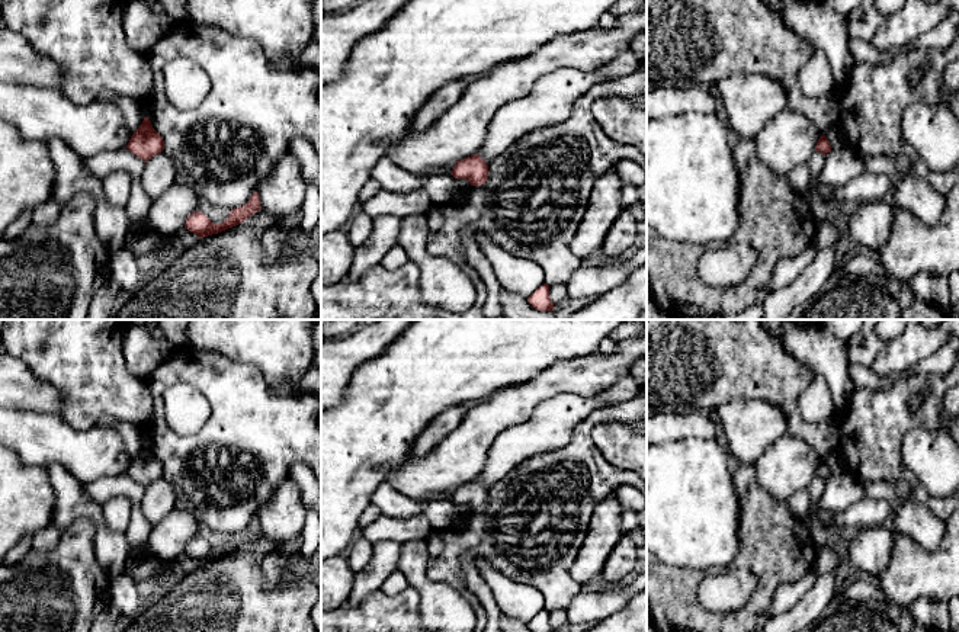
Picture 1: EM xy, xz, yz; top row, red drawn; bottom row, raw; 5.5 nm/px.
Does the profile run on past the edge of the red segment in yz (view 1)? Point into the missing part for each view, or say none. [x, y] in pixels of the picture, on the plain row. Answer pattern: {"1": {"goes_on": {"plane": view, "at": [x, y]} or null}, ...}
{"1": {"goes_on": null}}

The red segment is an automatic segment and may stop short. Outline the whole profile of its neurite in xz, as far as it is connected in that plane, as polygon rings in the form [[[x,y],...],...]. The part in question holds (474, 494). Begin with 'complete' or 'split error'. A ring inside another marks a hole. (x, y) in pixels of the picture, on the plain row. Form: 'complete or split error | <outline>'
complete | [[[474,479],[468,484],[456,487],[452,501],[455,504],[468,506],[471,511],[481,511],[488,504],[488,490],[478,479]]]

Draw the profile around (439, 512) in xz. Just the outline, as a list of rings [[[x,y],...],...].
[[[436,498],[426,503],[423,514],[434,532],[445,532],[452,527],[455,503],[450,498]]]

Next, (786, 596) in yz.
[[[812,570],[798,581],[780,584],[772,597],[770,606],[764,610],[764,617],[770,619],[792,610],[814,587],[817,578],[818,575],[815,570]]]

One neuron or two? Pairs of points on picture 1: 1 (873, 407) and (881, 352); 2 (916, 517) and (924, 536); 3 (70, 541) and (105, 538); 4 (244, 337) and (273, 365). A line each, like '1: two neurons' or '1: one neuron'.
1: one neuron
2: one neuron
3: two neurons
4: one neuron

